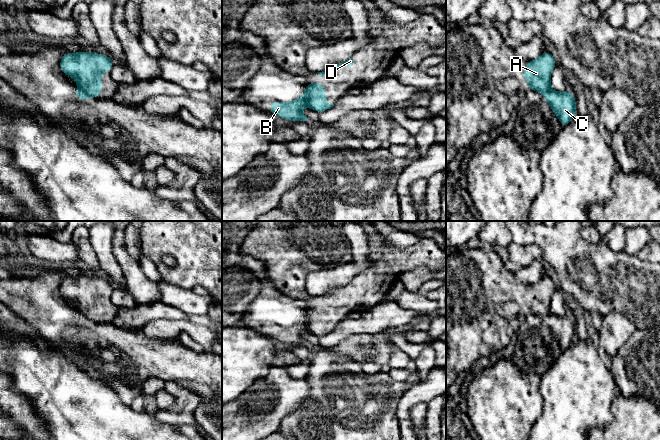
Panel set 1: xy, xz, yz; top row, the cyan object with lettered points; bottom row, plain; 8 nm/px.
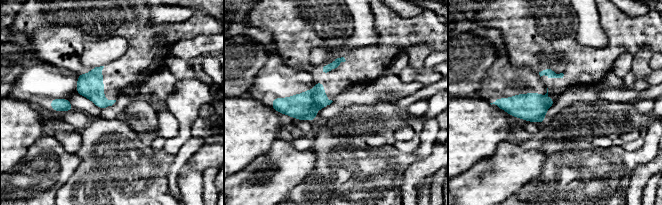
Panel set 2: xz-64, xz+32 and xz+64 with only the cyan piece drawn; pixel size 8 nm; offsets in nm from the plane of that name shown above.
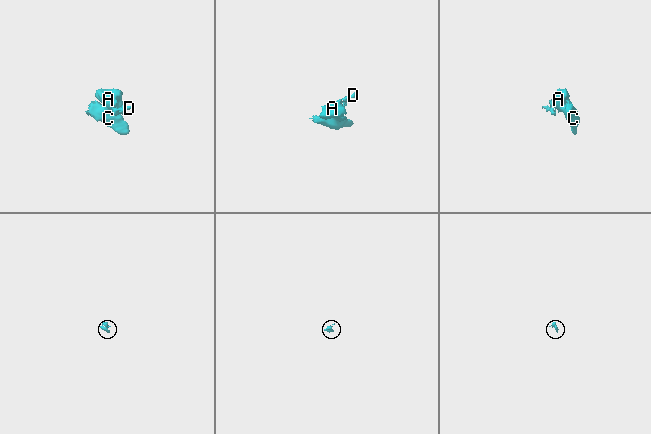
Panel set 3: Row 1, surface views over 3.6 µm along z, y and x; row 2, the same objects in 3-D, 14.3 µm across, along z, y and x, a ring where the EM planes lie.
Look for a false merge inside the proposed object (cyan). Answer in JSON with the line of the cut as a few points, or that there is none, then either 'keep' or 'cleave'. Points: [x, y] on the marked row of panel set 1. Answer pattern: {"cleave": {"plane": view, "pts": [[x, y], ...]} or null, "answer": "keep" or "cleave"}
{"cleave": {"plane": "xz", "pts": [[304, 92], [309, 105]]}, "answer": "cleave"}

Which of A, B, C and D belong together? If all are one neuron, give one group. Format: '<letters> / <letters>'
A D / B C

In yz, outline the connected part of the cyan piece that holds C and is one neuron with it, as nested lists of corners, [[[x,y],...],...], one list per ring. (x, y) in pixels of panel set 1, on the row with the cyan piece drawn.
[[[552,89],[542,92],[542,95],[551,106],[552,112],[558,116],[561,126],[568,125],[576,114],[576,101],[572,92],[557,92]]]

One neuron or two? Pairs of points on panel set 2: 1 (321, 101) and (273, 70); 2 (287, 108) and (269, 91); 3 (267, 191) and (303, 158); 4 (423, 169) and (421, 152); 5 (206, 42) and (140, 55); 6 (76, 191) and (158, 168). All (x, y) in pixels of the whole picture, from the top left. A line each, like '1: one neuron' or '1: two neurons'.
1: two neurons
2: one neuron
3: one neuron
4: two neurons
5: two neurons
6: one neuron

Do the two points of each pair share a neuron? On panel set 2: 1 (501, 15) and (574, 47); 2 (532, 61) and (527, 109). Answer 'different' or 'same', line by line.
1: same
2: different

